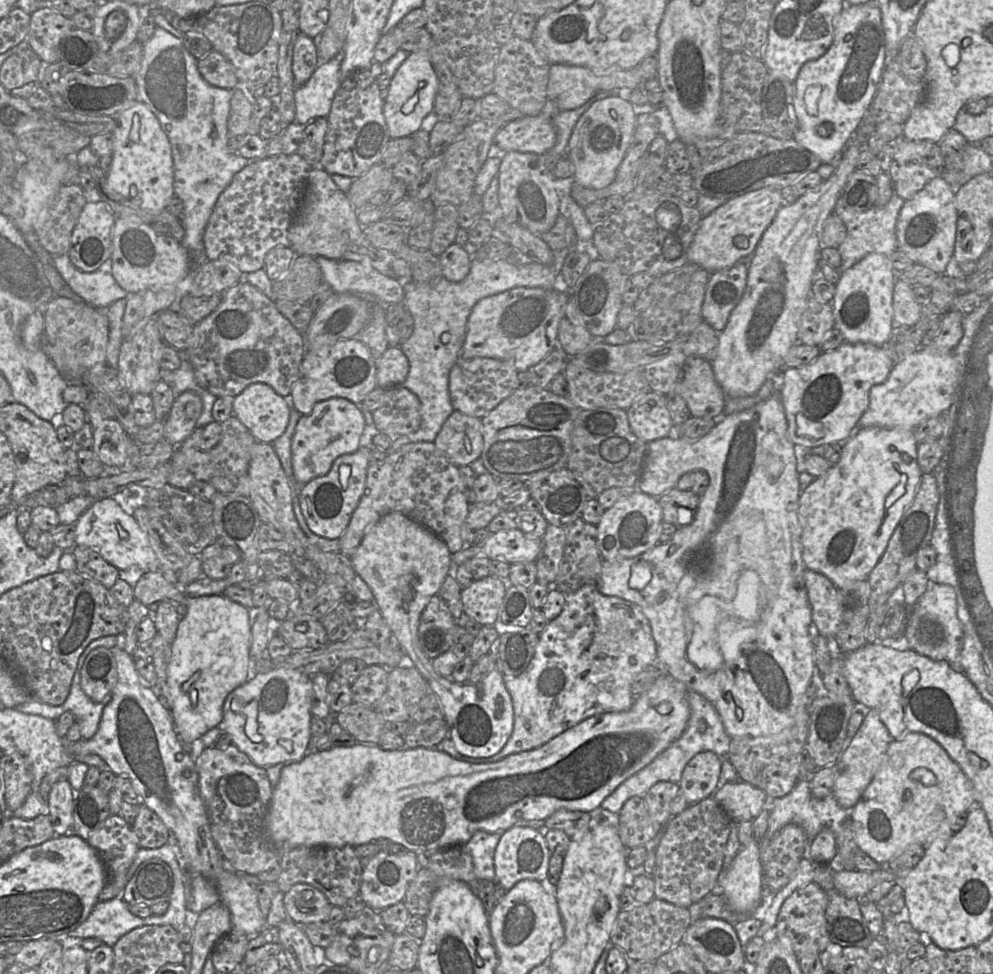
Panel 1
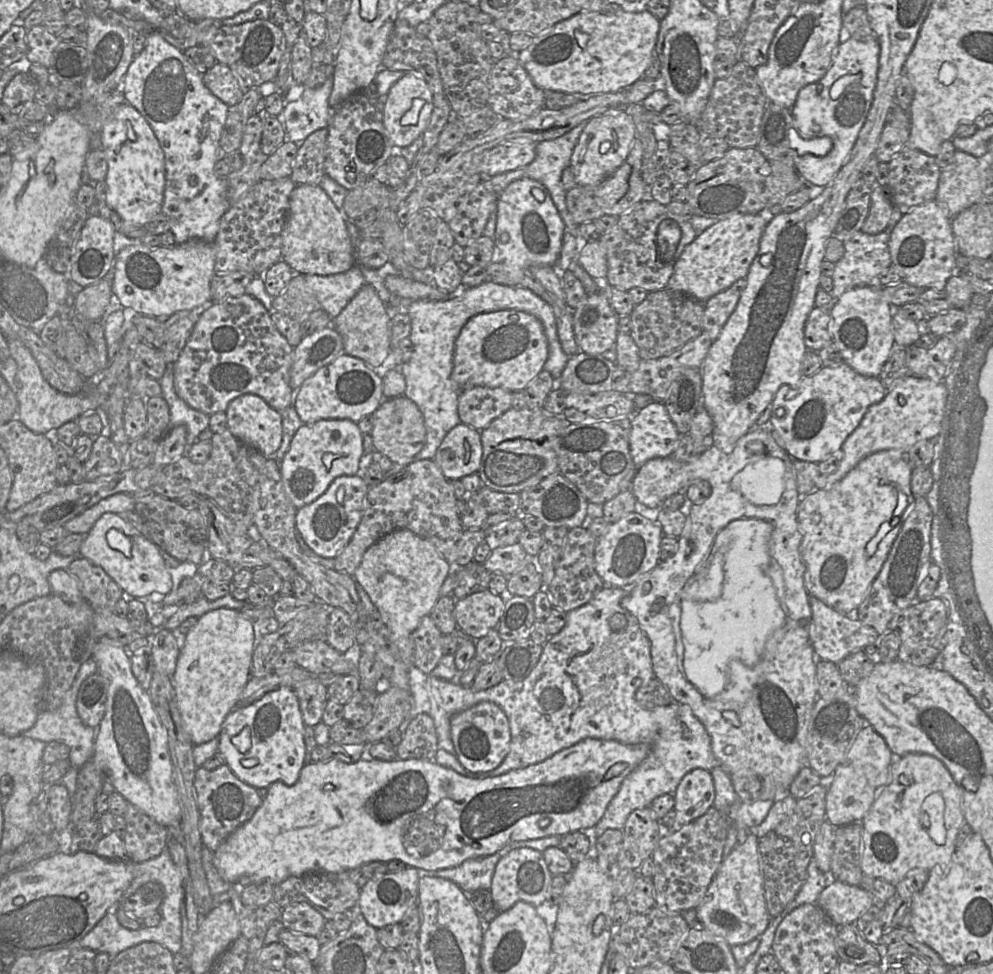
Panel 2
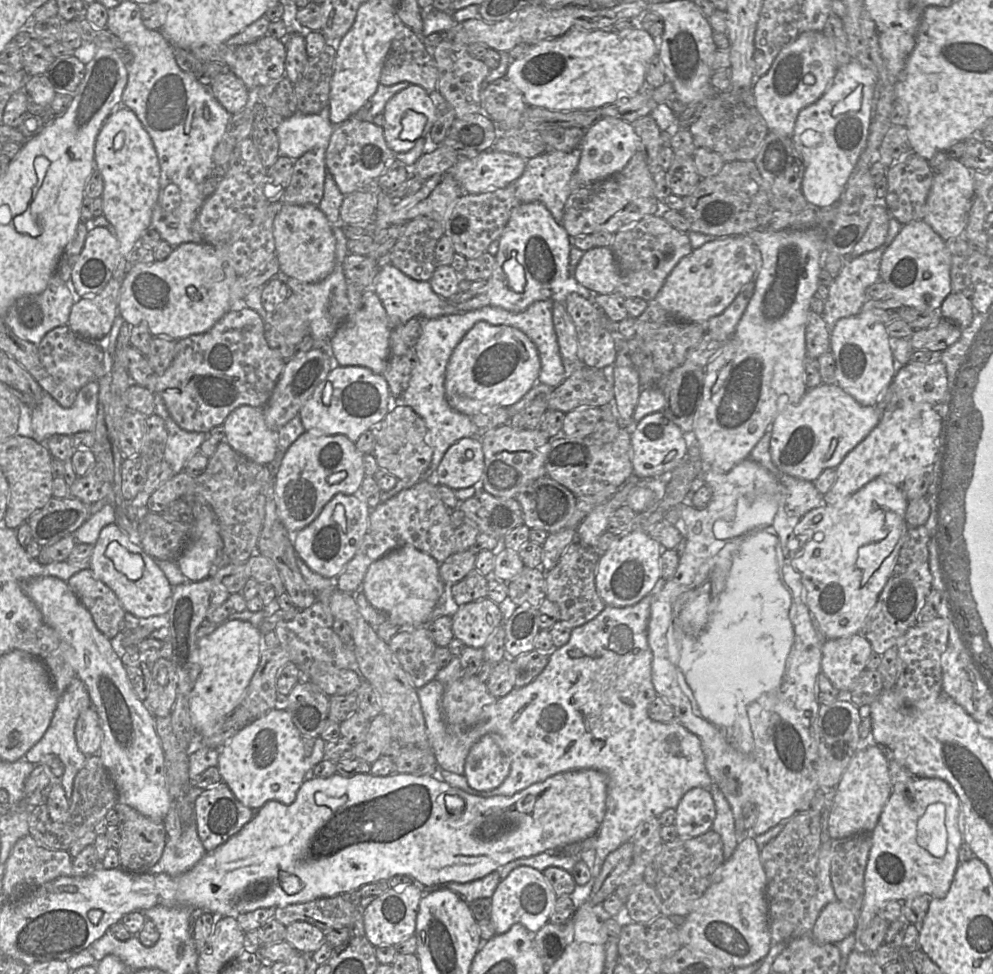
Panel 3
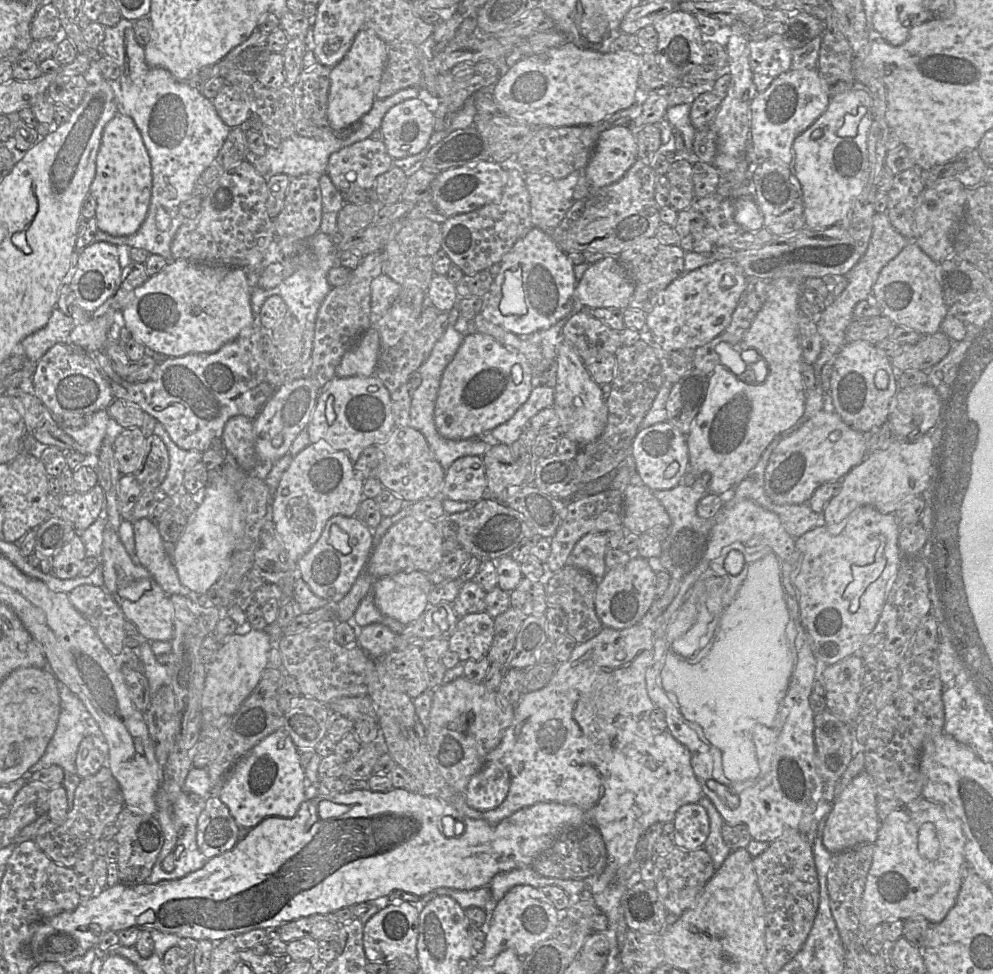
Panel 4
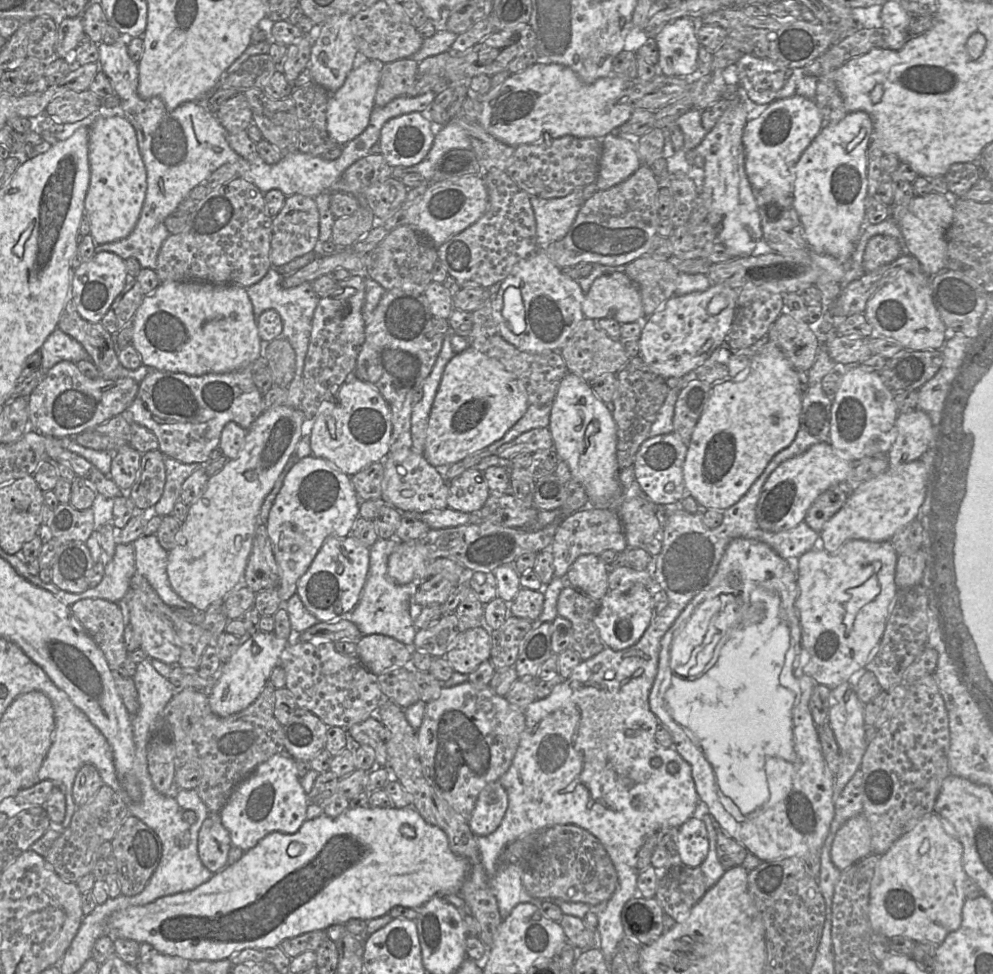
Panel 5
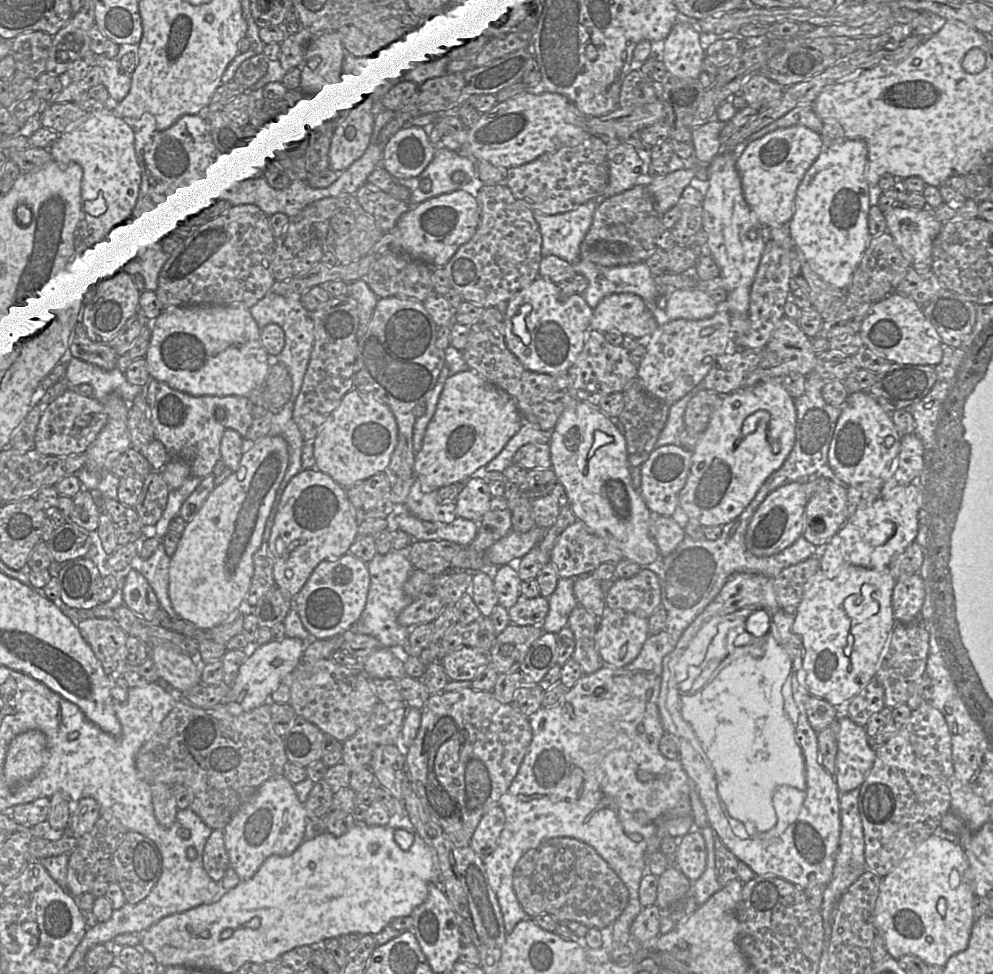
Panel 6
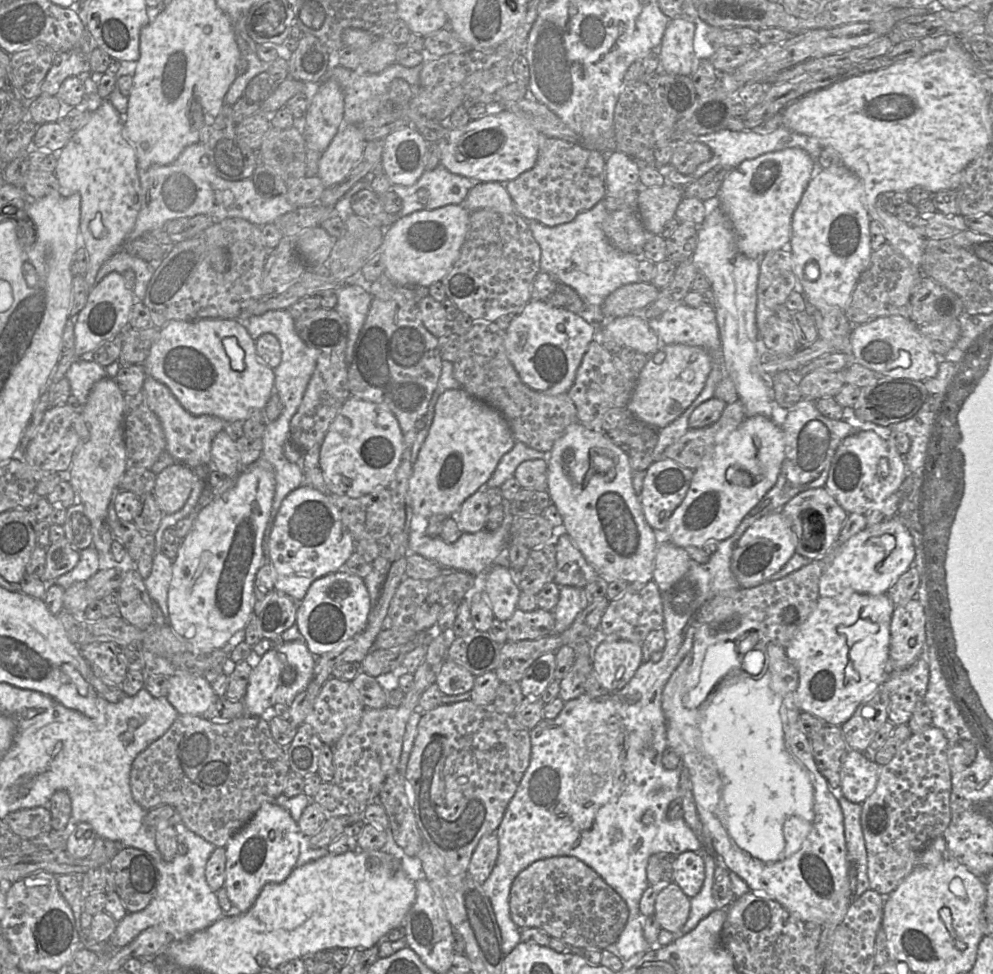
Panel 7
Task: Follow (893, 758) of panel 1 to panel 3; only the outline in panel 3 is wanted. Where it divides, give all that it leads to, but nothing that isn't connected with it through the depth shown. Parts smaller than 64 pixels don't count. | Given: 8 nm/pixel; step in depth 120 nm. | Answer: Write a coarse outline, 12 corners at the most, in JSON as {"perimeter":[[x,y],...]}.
{"perimeter":[[939,778],[894,781],[854,950],[887,901],[948,893],[963,843]]}

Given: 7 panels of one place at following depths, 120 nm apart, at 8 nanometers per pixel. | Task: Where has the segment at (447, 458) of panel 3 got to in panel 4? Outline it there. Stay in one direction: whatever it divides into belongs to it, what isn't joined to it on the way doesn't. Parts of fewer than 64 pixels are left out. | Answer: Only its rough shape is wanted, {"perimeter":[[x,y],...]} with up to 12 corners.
{"perimeter":[[482,457],[445,471],[441,496],[476,503],[487,495]]}

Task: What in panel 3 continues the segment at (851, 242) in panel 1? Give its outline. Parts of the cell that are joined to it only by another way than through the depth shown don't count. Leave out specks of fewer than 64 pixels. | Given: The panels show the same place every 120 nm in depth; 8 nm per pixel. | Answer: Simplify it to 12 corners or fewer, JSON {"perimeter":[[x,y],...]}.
{"perimeter":[[891,216],[884,244],[852,258],[830,287],[822,315],[830,332],[860,313],[881,280],[883,254],[904,225]]}

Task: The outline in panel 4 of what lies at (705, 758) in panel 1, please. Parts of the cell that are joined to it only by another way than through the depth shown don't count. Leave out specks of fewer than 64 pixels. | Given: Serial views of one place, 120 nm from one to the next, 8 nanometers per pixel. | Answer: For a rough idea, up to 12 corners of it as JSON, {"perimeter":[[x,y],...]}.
{"perimeter":[[700,803],[680,807],[675,846],[704,848],[710,820]]}

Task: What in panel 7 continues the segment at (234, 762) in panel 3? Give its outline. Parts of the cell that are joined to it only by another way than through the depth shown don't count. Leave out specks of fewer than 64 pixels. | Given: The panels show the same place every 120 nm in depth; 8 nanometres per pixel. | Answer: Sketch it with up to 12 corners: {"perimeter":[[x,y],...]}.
{"perimeter":[[276,802],[226,844],[224,888],[237,913],[287,879],[300,830]]}

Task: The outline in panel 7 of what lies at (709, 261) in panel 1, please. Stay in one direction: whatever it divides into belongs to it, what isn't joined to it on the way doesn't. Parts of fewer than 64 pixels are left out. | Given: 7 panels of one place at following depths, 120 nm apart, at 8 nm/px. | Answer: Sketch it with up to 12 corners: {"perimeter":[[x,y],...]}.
{"perimeter":[[662,344],[627,409],[660,430],[689,408],[711,368],[704,348]]}

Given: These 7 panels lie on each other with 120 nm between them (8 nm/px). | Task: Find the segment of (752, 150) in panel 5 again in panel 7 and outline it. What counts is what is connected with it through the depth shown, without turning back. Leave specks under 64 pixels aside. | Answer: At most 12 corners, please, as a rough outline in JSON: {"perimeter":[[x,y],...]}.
{"perimeter":[[798,147],[744,160],[718,199],[742,254],[788,246],[814,173]]}

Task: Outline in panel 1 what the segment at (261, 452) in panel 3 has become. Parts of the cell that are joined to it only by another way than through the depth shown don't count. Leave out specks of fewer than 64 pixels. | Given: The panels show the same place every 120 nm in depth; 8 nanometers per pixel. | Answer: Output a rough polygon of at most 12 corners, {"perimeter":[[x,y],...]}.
{"perimeter":[[265,383],[234,398],[233,415],[256,441],[272,444],[290,409]]}

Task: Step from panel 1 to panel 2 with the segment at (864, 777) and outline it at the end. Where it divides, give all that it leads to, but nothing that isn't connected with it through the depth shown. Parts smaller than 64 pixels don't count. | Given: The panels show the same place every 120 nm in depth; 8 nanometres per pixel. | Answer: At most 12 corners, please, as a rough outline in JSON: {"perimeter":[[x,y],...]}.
{"perimeter":[[867,724],[827,790],[826,820],[862,822],[894,754]]}

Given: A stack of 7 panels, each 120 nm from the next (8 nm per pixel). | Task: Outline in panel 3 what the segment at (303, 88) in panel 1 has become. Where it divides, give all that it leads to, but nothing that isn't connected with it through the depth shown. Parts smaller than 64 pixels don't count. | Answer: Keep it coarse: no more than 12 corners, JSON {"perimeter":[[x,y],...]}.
{"perimeter":[[329,106],[296,112],[276,130],[279,155],[297,160],[326,150],[334,125]]}

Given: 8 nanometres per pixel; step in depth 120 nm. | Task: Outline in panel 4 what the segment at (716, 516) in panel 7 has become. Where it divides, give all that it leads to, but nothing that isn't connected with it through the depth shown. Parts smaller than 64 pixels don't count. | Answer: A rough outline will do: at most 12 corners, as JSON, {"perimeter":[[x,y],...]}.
{"perimeter":[[771,281],[687,435],[689,469],[728,495],[806,391],[803,282]]}

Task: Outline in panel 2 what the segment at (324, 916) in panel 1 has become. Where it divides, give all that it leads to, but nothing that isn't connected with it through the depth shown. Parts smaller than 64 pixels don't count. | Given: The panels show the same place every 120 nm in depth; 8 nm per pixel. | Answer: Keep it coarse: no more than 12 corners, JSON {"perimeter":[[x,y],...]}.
{"perimeter":[[309,903],[282,909],[284,928],[318,937],[326,920]]}

